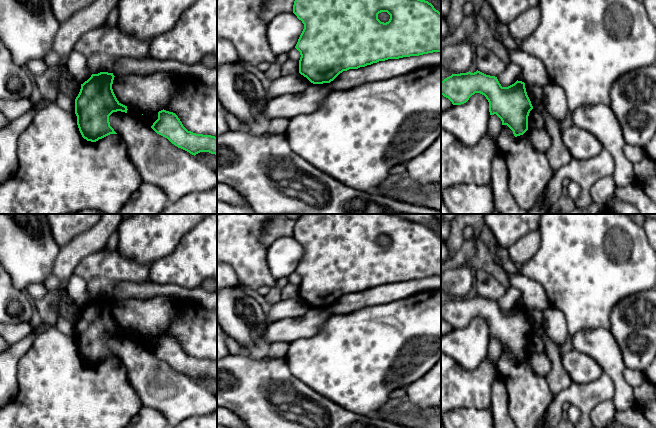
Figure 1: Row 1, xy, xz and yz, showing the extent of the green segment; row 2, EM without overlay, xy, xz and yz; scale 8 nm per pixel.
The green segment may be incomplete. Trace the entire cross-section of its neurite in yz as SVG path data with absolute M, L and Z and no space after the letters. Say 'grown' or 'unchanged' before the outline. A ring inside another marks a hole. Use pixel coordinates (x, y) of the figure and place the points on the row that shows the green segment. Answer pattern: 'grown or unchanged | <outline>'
unchanged | M480 71L452 74L441 81L441 95L453 105L466 103L475 93L480 93L489 102L490 115L496 114L507 125L515 137L528 130L528 116L533 109L527 95L525 83L516 81L502 87L497 77Z

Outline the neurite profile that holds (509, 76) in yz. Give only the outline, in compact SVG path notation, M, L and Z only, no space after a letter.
M510 63L506 69L497 77L502 87L508 87L517 81L519 75L522 74L520 66Z

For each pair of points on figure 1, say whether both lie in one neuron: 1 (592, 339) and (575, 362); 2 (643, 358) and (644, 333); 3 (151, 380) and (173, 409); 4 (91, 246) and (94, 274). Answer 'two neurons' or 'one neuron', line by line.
1: two neurons
2: one neuron
3: one neuron
4: two neurons

